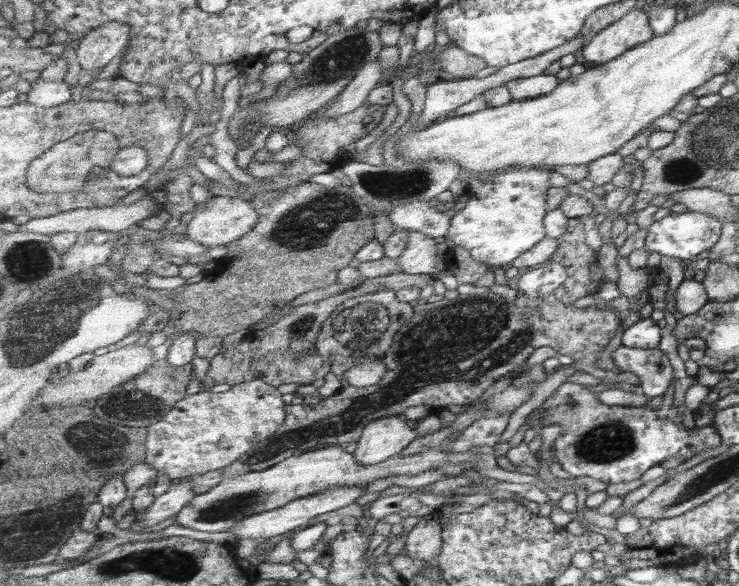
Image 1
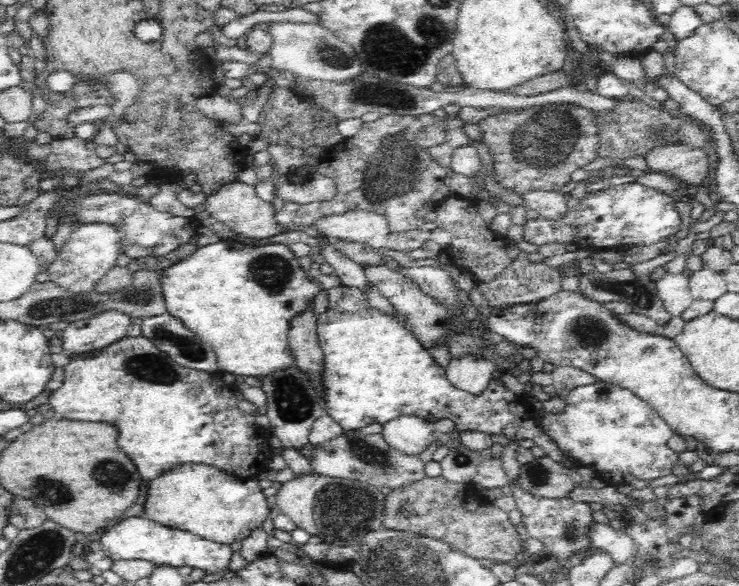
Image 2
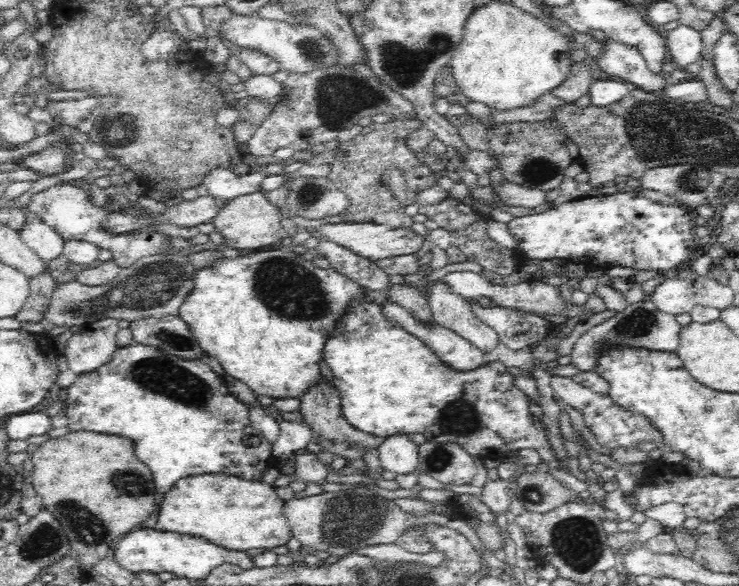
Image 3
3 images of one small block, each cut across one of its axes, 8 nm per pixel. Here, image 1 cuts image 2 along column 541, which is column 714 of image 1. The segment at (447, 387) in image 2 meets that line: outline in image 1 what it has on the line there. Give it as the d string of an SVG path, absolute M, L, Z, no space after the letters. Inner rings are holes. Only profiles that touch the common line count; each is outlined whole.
M566 381L540 407L529 413L525 420L531 429L537 428L537 426L540 426L541 429L546 426L559 426L562 434L556 439L553 450L562 469L574 478L591 477L606 484L621 484L621 482L639 480L649 468L660 466L667 458L677 457L683 448L707 451L709 448L712 449L722 444L722 437L717 432L714 423L702 428L695 427L689 432L689 428L673 421L671 416L661 421L657 410L659 410L659 406L649 407L647 404L642 407L608 406L599 402L597 393L589 390L587 385Z

